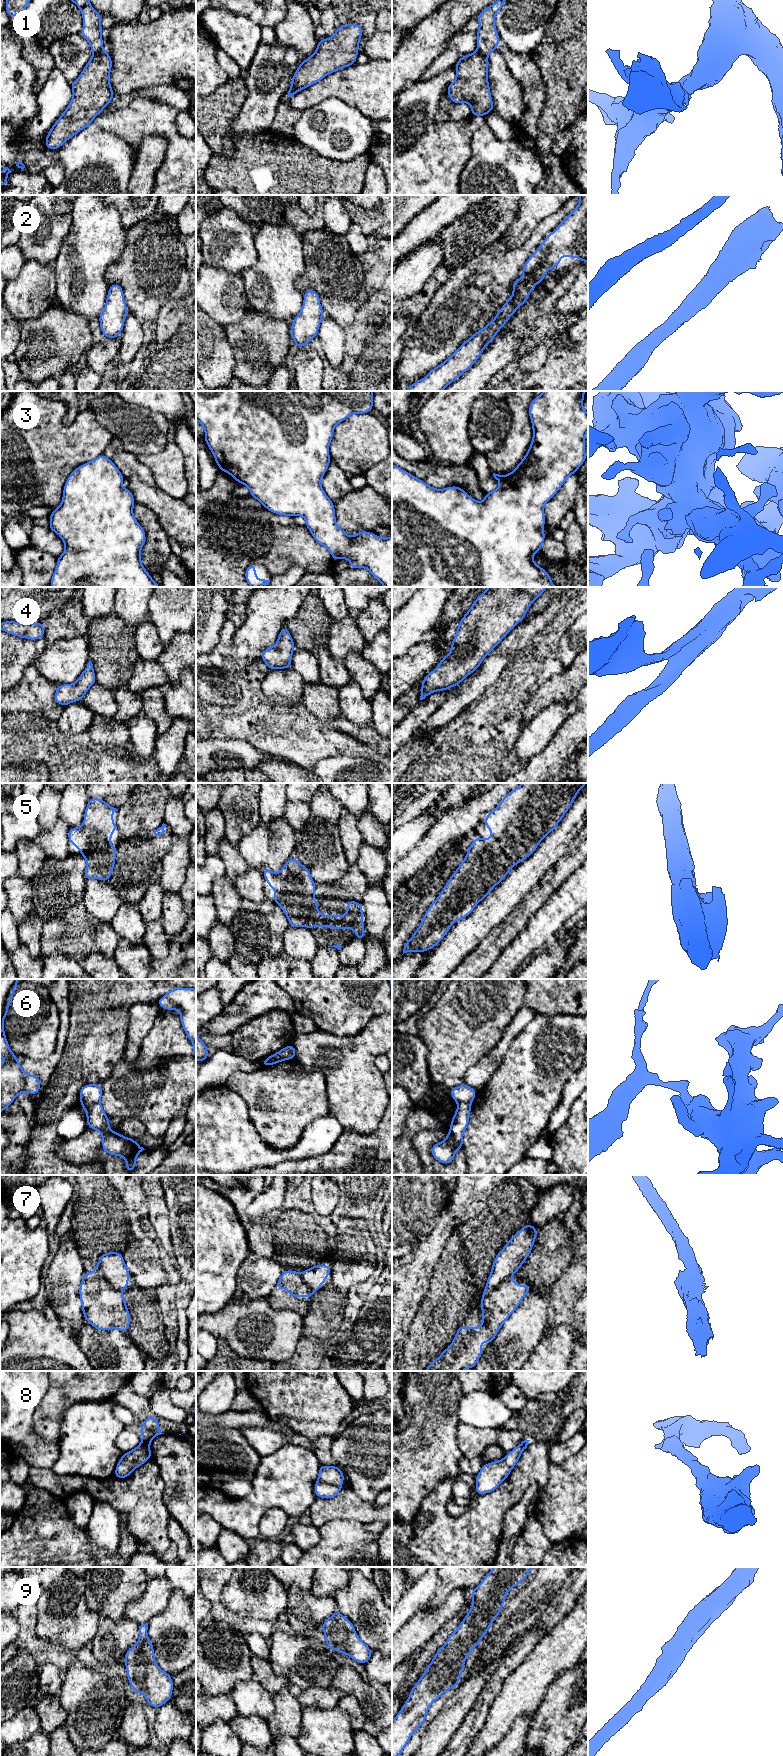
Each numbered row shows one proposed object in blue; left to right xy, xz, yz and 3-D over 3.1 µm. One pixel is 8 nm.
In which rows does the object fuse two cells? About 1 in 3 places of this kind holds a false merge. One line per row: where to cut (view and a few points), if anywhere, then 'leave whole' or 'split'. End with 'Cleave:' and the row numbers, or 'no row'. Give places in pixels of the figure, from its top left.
1: cut yz (477, 50), (486, 56); split
2: cut none; leave whole
3: cut none; leave whole
4: cut none; leave whole
5: cut none; leave whole
6: cut xy (99, 1101), (92, 1104), (86, 1110); split
7: cut xy (98, 1264), (103, 1275), (119, 1290); split
8: cut none; leave whole
9: cut none; leave whole
Cleave: 1, 6, 7

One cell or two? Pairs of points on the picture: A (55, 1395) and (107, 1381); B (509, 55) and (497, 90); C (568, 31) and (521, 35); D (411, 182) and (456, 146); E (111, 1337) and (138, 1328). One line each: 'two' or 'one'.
A: one
B: two
C: two
D: one
E: two

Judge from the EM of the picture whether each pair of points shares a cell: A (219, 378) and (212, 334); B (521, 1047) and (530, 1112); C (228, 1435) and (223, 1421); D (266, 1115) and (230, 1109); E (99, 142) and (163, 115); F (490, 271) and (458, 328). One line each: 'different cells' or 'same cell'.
A: same cell
B: same cell
C: different cells
D: different cells
E: different cells
F: same cell

